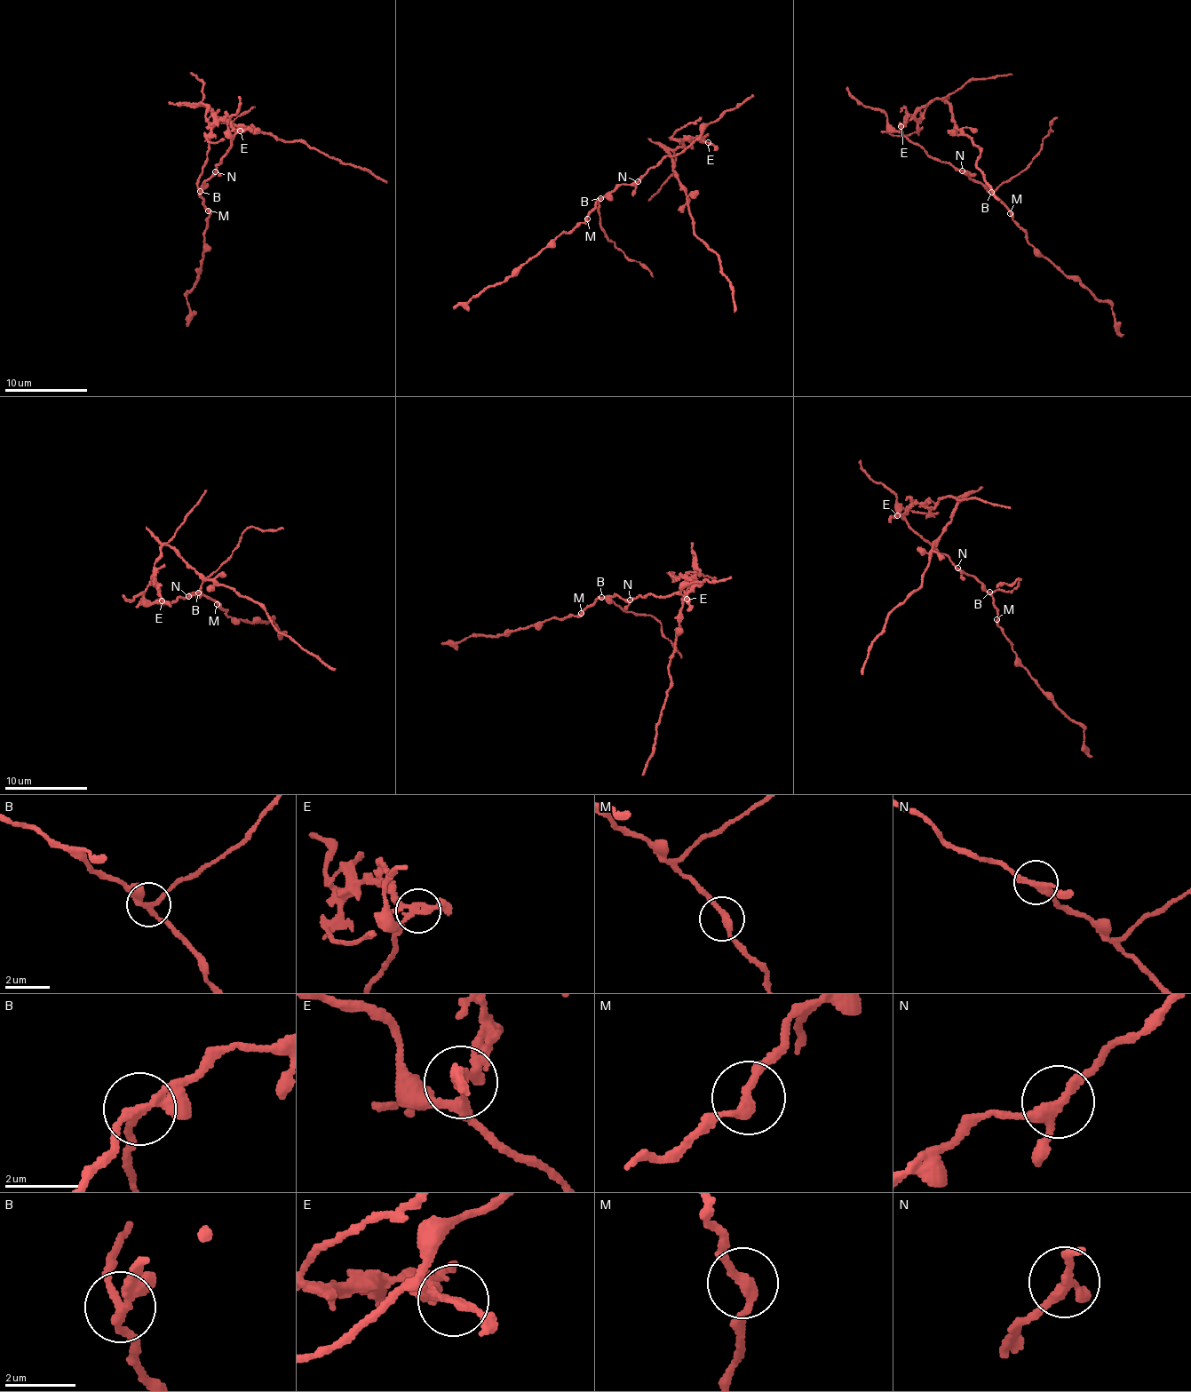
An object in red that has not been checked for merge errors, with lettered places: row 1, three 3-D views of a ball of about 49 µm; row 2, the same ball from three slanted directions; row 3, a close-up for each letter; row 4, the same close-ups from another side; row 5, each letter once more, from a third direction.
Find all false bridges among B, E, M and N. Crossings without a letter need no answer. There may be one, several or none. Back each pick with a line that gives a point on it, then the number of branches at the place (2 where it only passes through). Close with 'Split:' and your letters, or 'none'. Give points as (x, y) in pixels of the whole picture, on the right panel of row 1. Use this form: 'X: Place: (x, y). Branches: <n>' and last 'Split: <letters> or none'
B: Place: (991, 192). Branches: 3
E: Place: (901, 126). Branches: 3
Split: B, E

